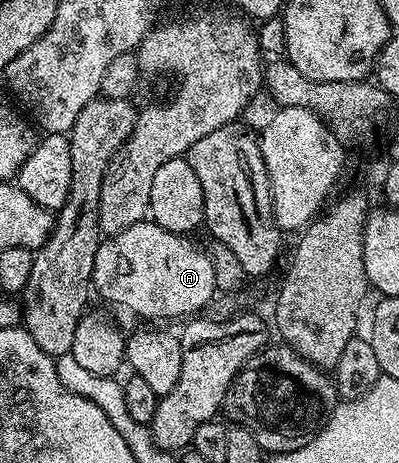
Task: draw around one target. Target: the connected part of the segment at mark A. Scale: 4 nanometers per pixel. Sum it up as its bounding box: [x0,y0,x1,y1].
[92,221,218,321]

